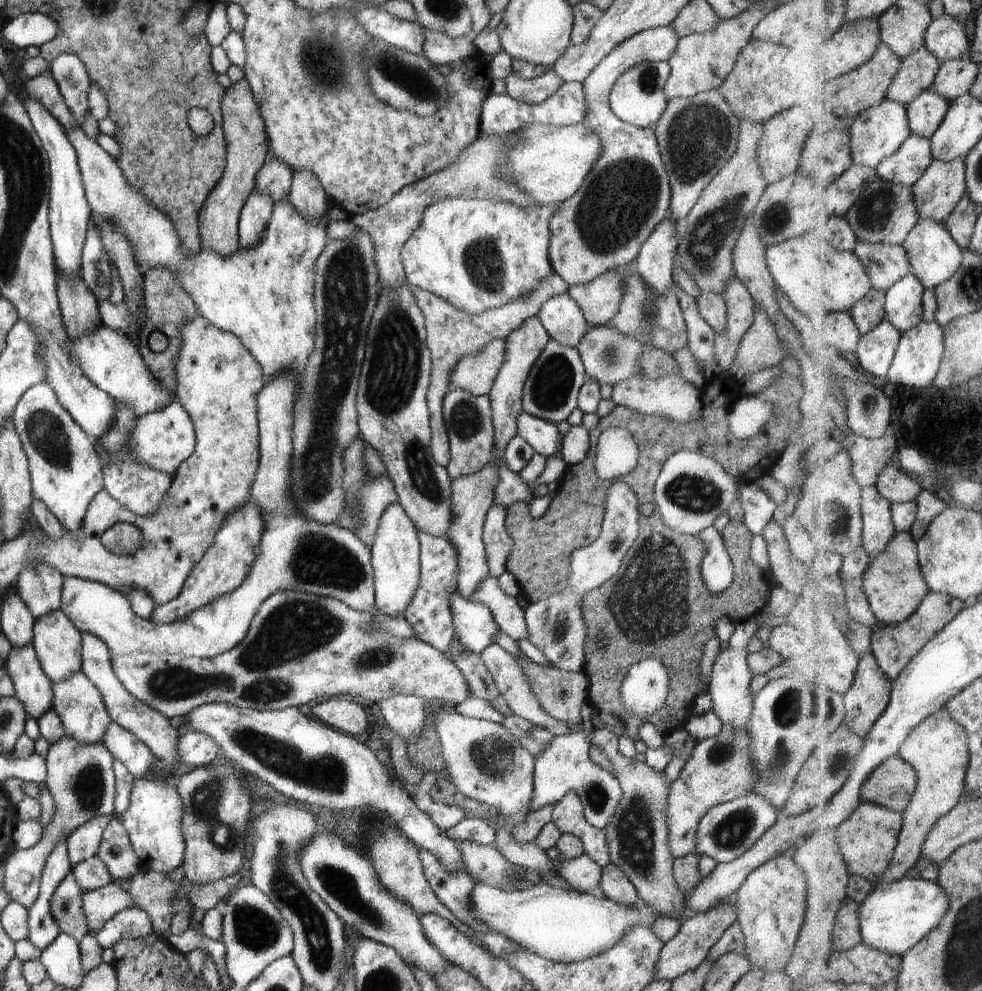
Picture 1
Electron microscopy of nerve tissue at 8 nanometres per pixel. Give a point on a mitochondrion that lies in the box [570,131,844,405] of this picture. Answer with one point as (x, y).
(622, 197)

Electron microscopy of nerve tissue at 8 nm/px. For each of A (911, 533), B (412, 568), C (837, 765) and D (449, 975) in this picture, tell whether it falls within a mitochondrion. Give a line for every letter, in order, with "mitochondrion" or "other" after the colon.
A: other
B: other
C: mitochondrion
D: other

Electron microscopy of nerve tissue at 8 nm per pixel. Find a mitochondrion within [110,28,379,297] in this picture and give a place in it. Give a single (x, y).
(322, 59)

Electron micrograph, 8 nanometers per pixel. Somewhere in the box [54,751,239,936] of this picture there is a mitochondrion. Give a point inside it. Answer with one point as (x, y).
(88, 786)

